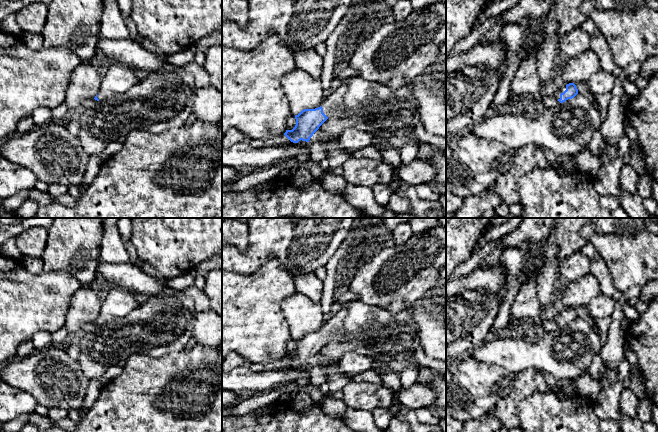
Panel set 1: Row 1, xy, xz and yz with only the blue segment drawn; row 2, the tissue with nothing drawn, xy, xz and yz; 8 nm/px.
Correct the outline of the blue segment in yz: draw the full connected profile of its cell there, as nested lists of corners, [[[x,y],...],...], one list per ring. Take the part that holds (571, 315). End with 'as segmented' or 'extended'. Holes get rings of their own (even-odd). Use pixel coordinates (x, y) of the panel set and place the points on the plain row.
[[[569,307],[561,311],[558,316],[555,318],[555,322],[563,327],[568,323],[574,322],[578,318],[578,313],[574,307]]]; extended

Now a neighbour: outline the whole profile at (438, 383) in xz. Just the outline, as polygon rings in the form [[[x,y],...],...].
[[[433,370],[432,380],[425,385],[436,392],[433,405],[437,408],[446,410],[446,376],[439,371]]]

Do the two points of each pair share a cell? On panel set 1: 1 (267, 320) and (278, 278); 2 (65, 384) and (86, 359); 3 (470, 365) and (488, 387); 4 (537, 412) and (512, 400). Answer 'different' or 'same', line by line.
1: same
2: different
3: same
4: different

